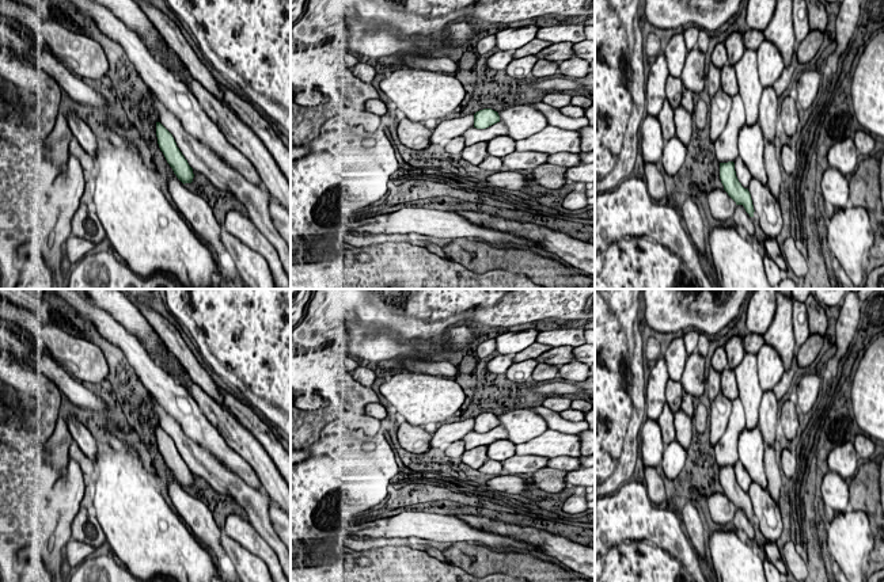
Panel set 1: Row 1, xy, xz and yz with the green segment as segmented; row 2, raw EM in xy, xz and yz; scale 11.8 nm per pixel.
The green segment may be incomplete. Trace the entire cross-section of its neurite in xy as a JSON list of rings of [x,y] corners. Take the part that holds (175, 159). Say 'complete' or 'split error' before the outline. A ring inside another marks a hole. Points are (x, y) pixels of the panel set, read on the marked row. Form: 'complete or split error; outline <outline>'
complete; outline [[[156,122],[156,137],[159,148],[177,178],[183,185],[191,183],[194,178],[193,168],[189,166],[187,160],[177,147],[172,134],[160,122]]]

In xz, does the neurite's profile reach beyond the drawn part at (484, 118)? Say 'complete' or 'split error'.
complete

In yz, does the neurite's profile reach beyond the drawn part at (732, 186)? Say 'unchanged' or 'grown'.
unchanged

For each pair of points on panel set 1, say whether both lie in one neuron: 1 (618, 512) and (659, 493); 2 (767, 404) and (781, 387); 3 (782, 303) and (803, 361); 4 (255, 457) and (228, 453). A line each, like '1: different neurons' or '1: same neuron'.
1: different neurons
2: different neurons
3: different neurons
4: different neurons

